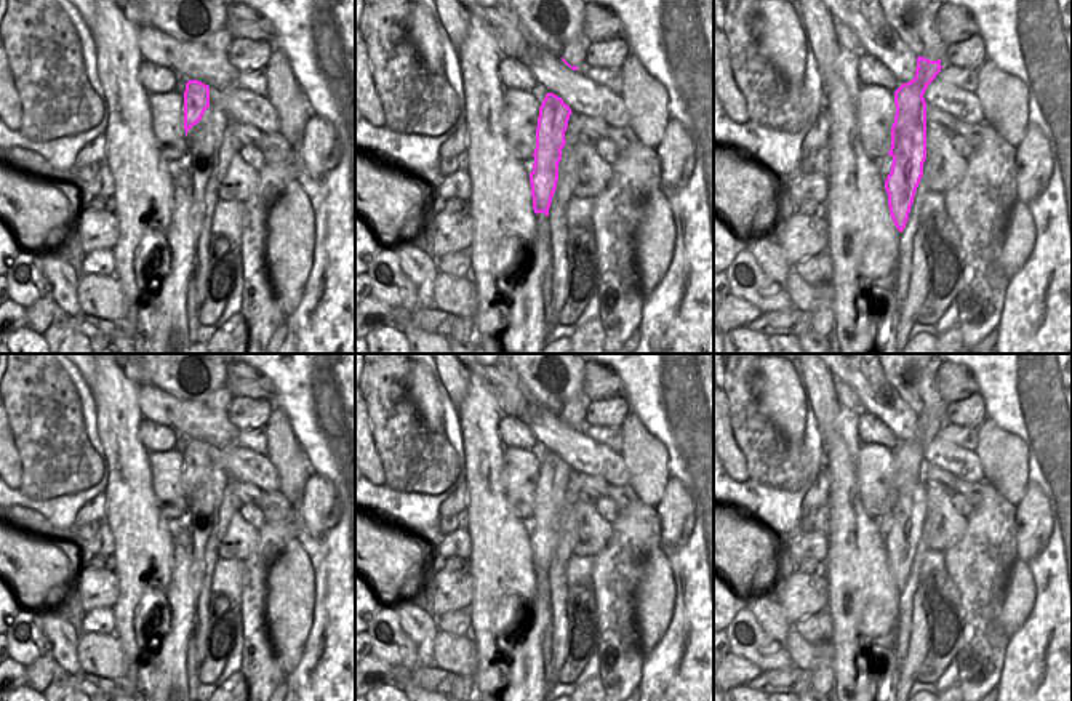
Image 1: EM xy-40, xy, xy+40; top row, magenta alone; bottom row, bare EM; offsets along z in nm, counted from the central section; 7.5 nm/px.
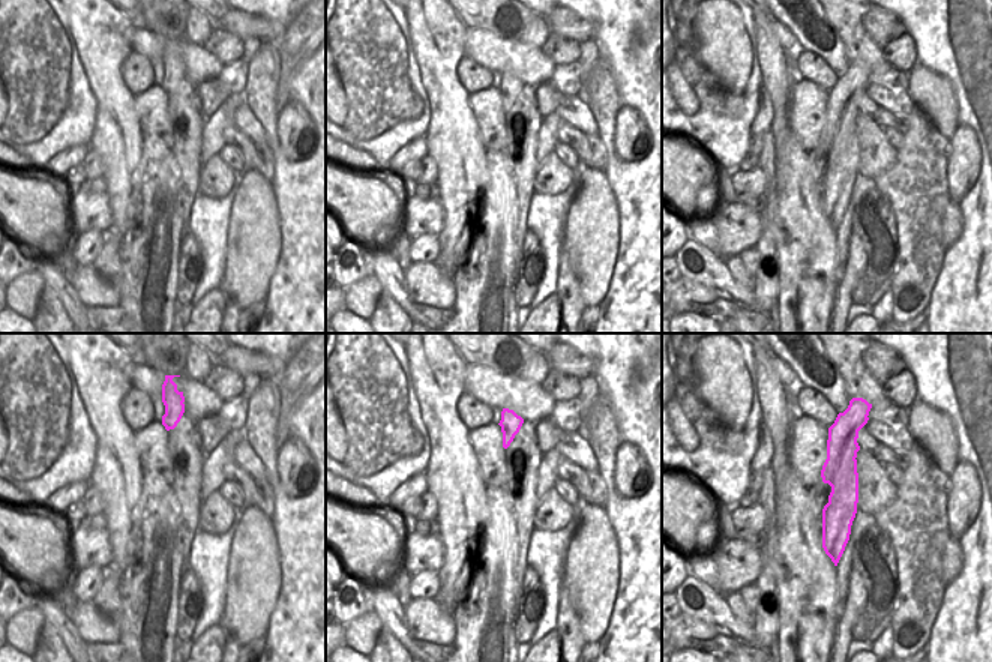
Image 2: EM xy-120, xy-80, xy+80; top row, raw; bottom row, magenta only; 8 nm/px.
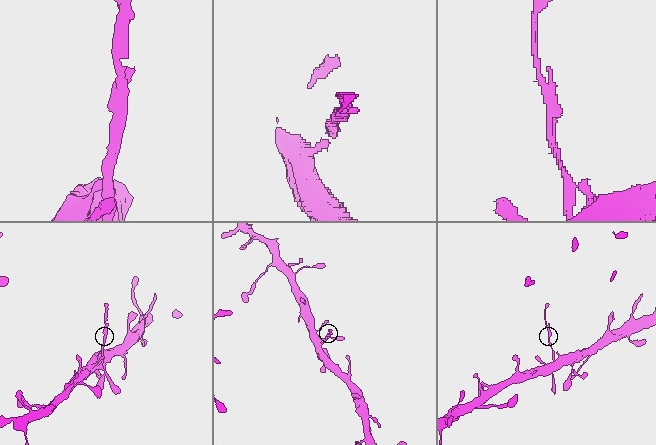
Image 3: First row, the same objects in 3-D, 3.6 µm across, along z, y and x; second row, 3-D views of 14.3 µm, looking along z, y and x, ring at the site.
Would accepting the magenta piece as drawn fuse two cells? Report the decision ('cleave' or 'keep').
cleave

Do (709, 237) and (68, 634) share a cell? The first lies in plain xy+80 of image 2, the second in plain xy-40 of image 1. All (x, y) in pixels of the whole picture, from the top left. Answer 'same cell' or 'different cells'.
same cell

